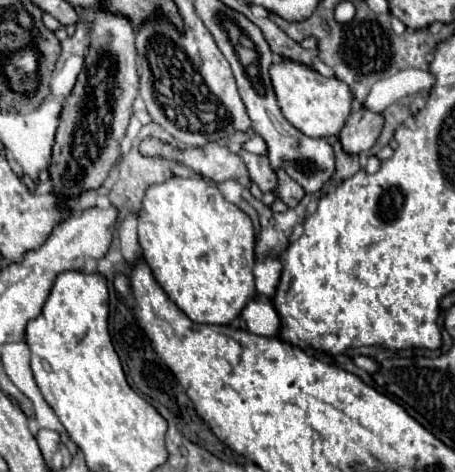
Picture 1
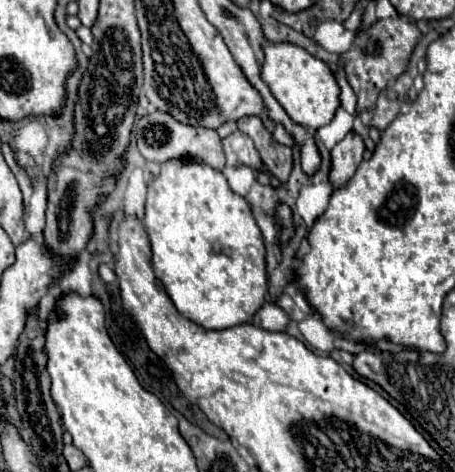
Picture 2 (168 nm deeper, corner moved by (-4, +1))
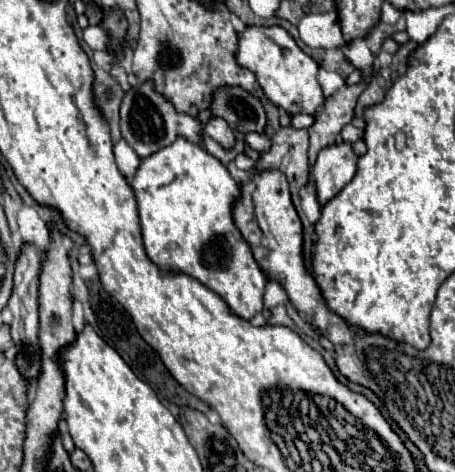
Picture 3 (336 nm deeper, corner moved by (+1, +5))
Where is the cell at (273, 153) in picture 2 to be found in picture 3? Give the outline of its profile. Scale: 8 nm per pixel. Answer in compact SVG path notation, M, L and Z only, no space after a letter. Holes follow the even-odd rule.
M220 87L212 95L212 105L208 107L212 115L222 117L228 125L240 133L256 131L264 133L266 113L262 103L242 87Z

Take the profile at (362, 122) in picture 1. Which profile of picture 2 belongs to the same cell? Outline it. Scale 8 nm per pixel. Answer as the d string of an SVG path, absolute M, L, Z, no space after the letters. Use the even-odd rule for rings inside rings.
M347 133L345 139L341 139L333 149L331 149L331 159L333 159L333 169L331 169L331 183L333 187L341 187L345 185L357 165L363 161L363 153L365 153L365 143L361 139L359 133Z

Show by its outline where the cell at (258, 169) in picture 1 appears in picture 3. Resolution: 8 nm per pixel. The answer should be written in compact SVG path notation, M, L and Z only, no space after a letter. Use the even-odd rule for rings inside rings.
M212 117L208 123L204 123L204 133L210 135L214 141L218 141L224 149L232 149L236 139L234 139L234 131L230 129L230 125L220 119L220 117Z

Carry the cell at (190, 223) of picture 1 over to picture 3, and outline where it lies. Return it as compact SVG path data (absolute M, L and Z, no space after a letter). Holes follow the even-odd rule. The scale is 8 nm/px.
M178 137L172 145L162 147L160 151L144 157L144 161L140 163L140 167L132 179L132 189L134 189L134 195L138 201L144 249L146 249L148 257L160 269L164 269L164 271L174 269L174 271L192 275L202 285L206 285L208 289L218 293L228 303L228 307L242 319L252 319L256 313L260 313L264 309L262 295L264 295L266 275L254 261L250 247L244 243L244 239L236 231L234 219L232 219L232 205L234 205L236 197L240 195L240 187L232 179L228 169L214 155L210 155L198 143ZM218 237L224 239L226 251L222 251Z

